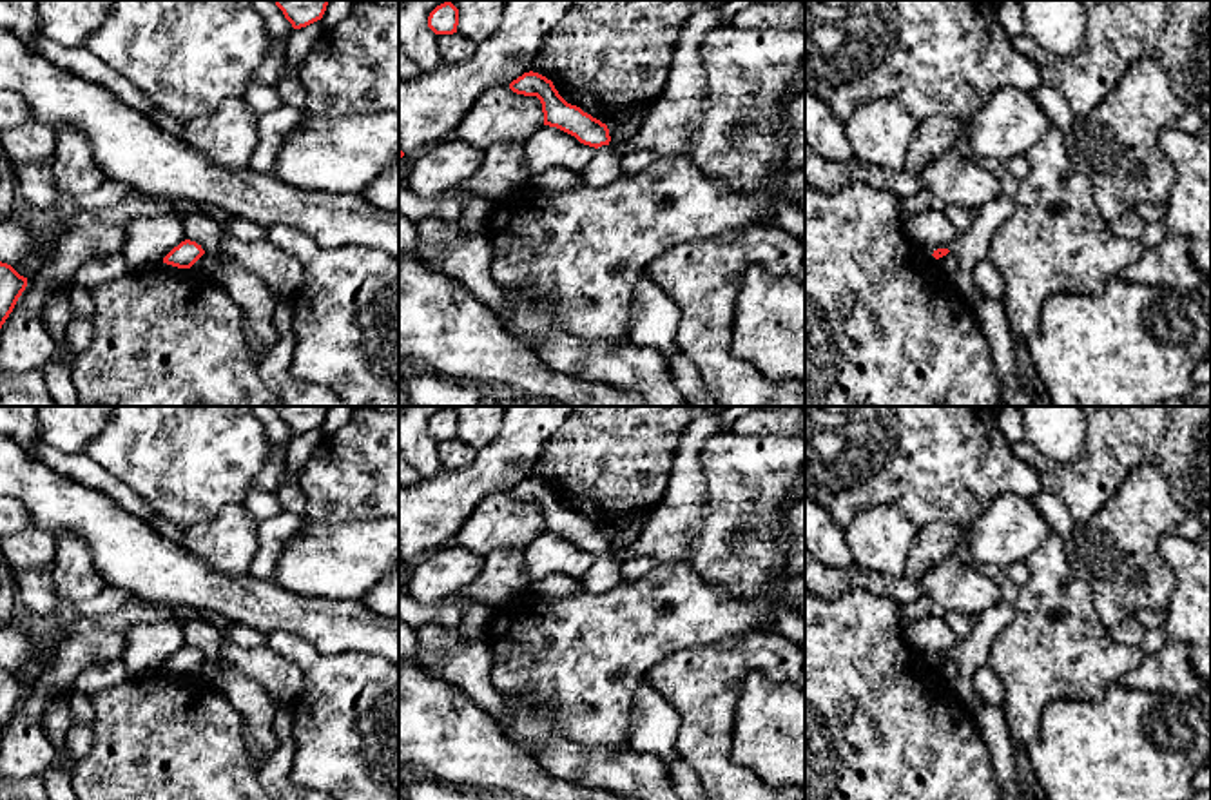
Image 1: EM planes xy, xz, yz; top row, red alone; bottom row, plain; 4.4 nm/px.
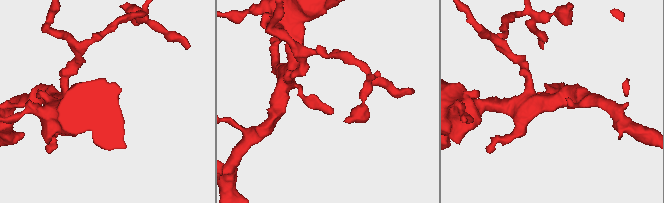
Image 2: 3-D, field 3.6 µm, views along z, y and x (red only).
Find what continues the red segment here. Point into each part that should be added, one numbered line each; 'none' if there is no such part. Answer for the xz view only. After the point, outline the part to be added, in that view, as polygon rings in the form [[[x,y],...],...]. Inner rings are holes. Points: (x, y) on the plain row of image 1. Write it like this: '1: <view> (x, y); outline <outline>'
1: xz (606, 572); outline [[[602,551],[580,582],[586,591],[606,593],[622,584],[622,562],[613,551]]]

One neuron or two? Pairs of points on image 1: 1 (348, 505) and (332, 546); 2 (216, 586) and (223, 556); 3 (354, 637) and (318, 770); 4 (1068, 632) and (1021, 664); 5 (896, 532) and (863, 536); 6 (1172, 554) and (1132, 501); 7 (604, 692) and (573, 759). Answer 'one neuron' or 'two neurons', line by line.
1: two neurons
2: two neurons
3: two neurons
4: one neuron
5: one neuron
6: two neurons
7: two neurons

